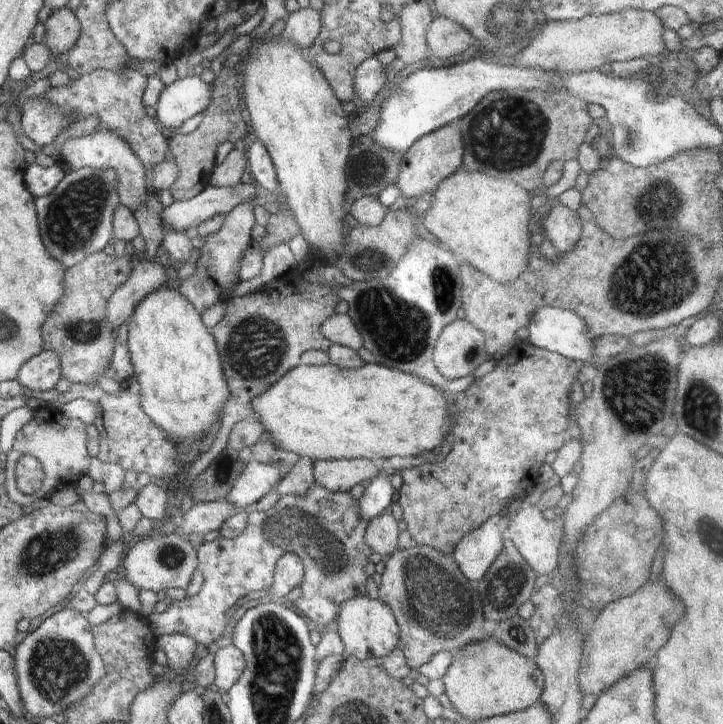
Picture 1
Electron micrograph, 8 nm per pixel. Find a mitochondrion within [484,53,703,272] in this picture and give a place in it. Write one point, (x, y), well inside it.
(663, 200)

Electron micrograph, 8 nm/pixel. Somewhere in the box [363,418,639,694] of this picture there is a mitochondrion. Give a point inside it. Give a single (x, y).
(441, 606)

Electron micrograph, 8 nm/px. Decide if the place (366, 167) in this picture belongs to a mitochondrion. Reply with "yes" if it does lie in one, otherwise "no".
yes

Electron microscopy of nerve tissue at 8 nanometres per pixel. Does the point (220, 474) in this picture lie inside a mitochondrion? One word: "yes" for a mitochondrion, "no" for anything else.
yes

